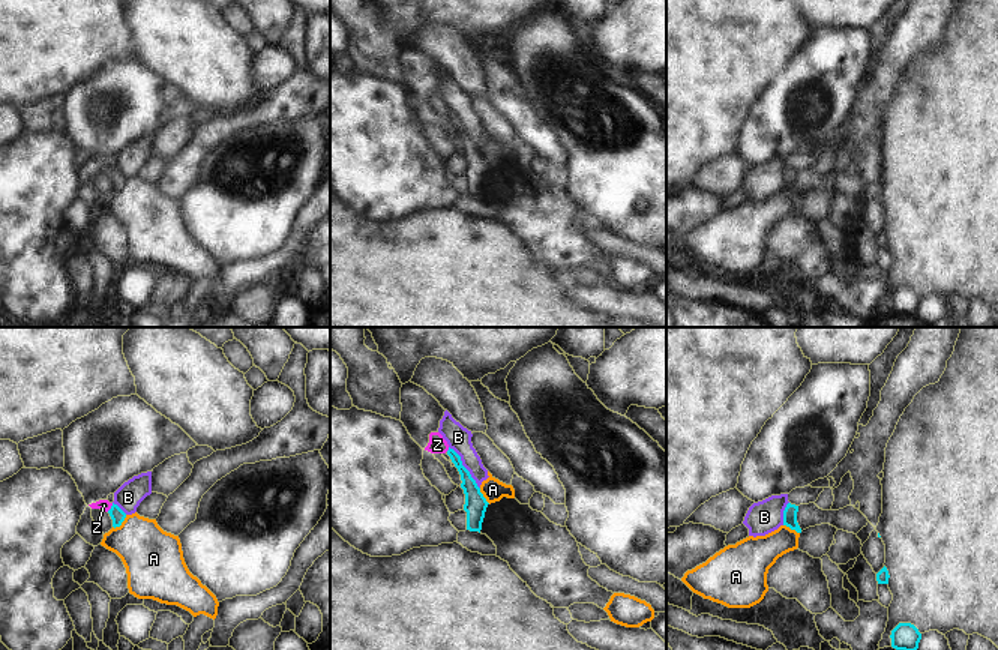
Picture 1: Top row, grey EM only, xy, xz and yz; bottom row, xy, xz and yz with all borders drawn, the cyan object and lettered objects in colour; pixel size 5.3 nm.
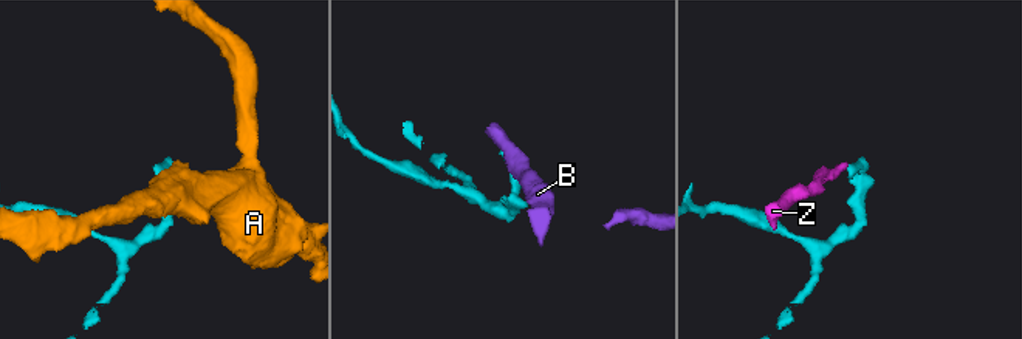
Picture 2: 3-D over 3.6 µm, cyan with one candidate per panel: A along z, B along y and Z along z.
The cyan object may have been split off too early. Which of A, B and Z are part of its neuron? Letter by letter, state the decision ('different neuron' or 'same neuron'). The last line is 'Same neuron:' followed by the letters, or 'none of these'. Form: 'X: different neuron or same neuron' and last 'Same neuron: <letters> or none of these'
A: different neuron
B: different neuron
Z: same neuron
Same neuron: Z

